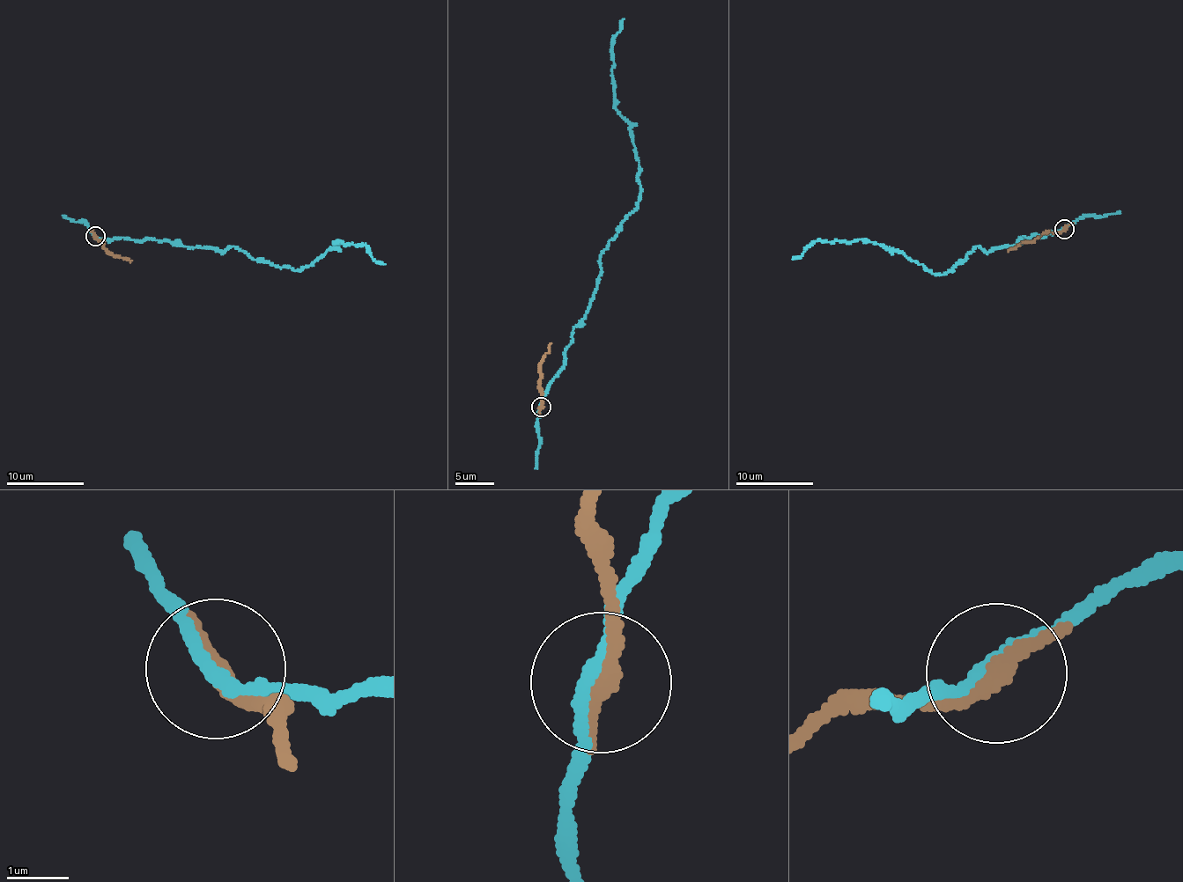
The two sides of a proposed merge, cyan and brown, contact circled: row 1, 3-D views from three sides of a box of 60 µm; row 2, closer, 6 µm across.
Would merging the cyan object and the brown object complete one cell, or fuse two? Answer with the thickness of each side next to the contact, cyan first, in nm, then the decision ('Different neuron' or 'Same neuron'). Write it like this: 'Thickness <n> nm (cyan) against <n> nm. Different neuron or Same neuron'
Thickness 220 nm (cyan) against 240 nm. Different neuron

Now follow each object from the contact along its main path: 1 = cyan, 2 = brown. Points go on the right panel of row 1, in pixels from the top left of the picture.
1: (1063, 229), (1020, 236), (1015, 244), (984, 253), (972, 246), (942, 275), (861, 238), (812, 241), (793, 259)
2: (1064, 229), (1046, 232), (1009, 250)

